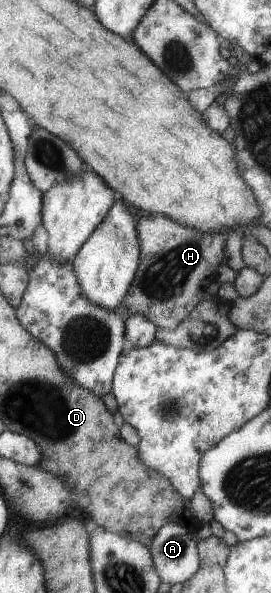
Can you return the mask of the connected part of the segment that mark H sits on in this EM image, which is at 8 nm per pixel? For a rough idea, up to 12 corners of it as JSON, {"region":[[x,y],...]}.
{"region":[[137,220],[140,260],[115,313],[175,329],[223,258],[223,235]]}

